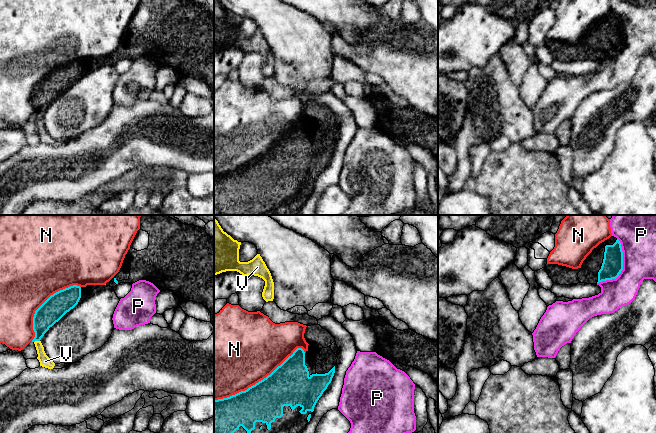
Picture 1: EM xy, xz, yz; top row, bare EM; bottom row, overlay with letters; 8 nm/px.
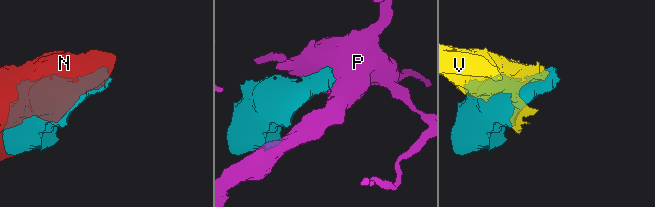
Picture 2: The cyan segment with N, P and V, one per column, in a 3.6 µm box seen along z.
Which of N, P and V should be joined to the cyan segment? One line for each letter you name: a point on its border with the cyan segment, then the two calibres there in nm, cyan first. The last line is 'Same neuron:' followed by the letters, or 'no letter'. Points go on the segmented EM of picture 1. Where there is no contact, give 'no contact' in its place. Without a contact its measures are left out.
Same neuron: no letter

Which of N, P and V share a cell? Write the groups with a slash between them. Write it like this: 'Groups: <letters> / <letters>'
Groups: N / P / V

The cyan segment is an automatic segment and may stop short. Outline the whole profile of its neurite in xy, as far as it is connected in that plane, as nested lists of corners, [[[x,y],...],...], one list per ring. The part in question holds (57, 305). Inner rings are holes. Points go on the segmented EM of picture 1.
[[[70,286],[51,295],[36,311],[33,317],[33,330],[35,337],[32,342],[40,341],[44,334],[58,322],[67,312],[73,309],[81,298],[81,287]]]

